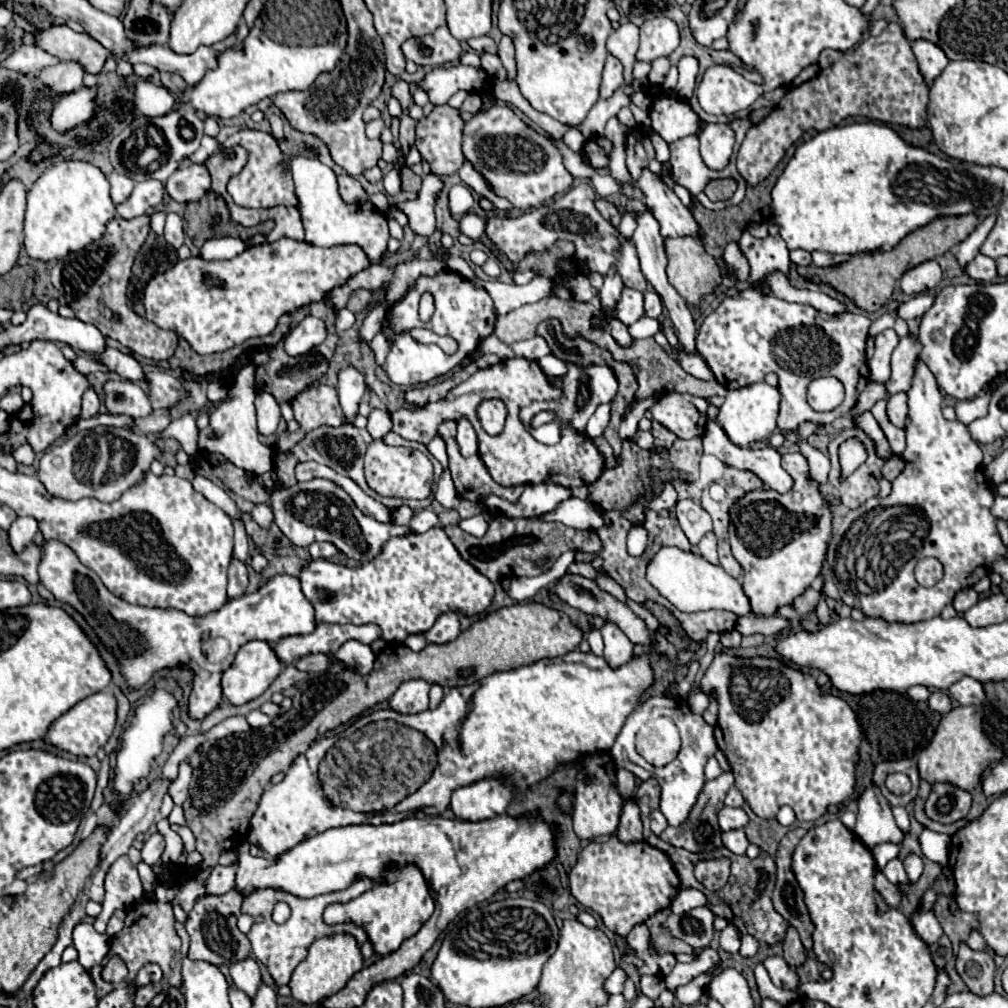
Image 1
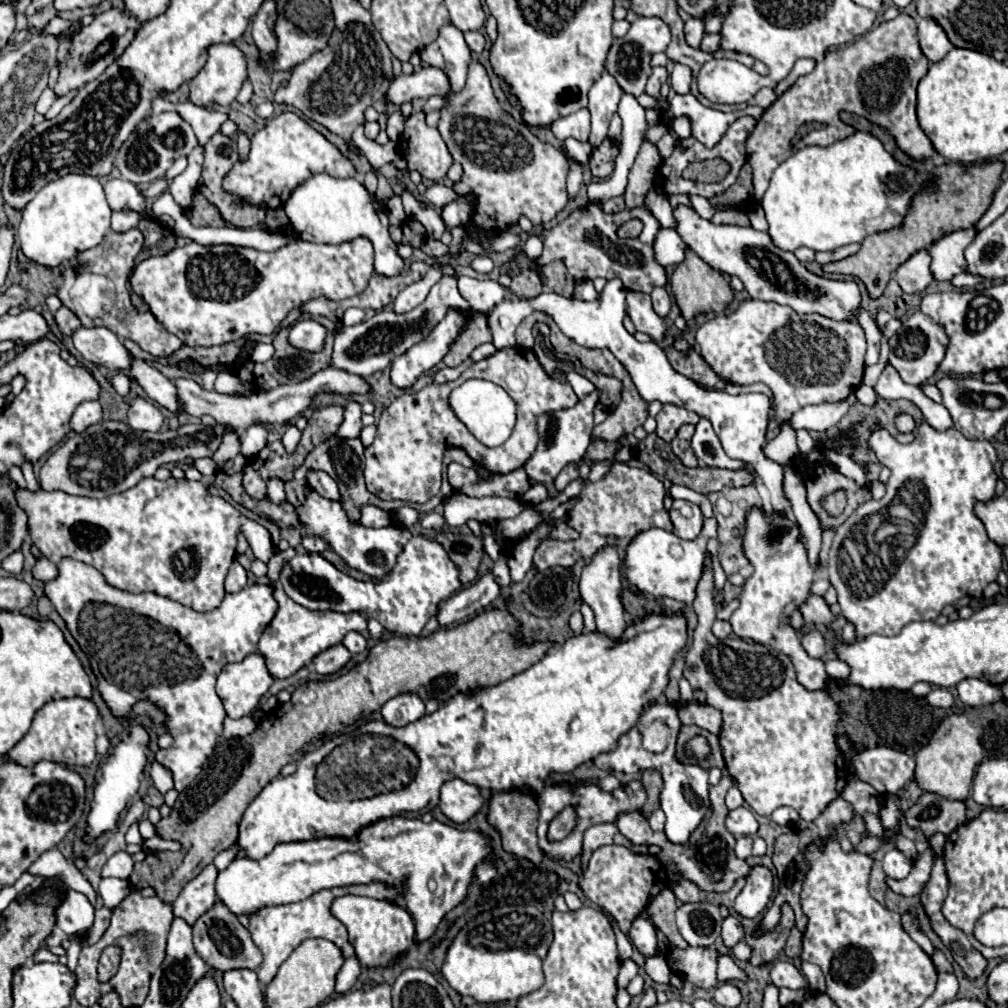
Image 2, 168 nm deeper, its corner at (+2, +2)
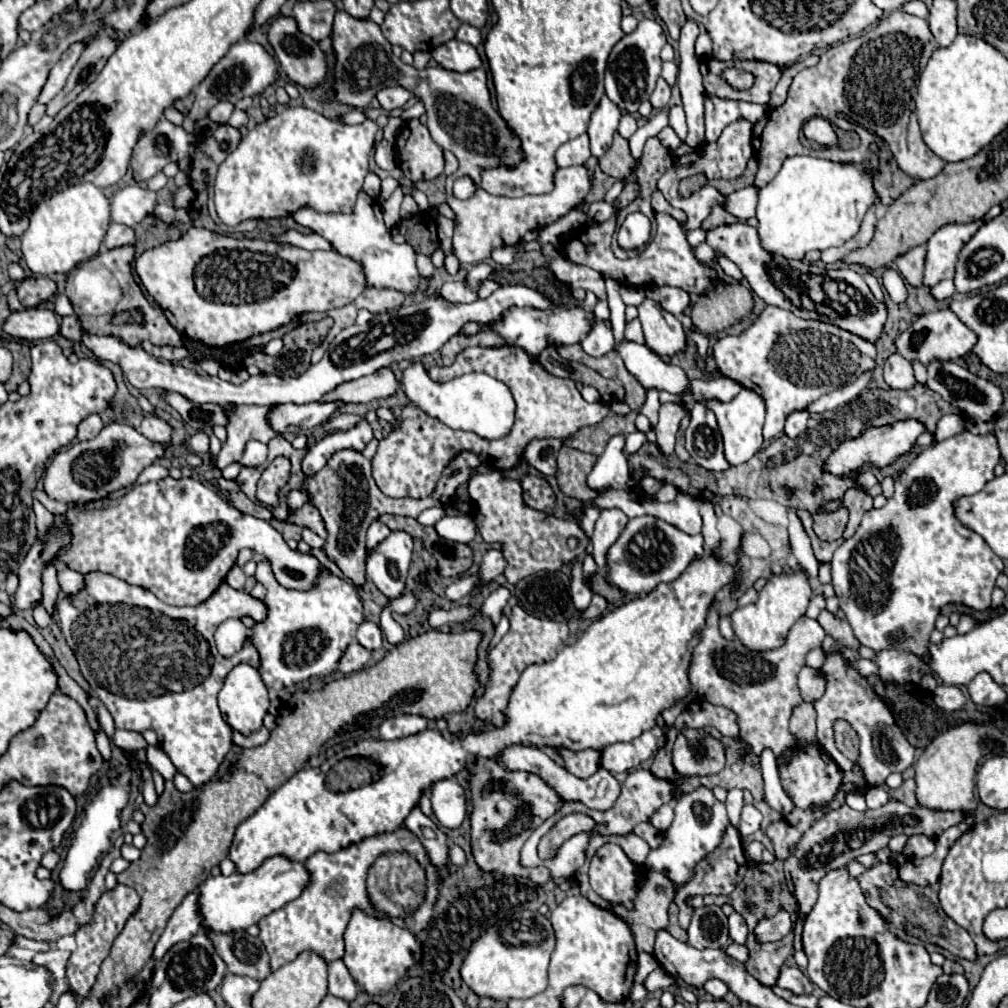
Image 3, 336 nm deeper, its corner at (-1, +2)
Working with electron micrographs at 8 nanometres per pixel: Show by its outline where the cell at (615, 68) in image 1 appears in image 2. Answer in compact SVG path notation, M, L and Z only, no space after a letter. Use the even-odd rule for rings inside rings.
M604 70L588 92L588 100L590 100L588 110L592 114L592 132L590 132L592 146L598 146L606 138L608 124L612 114L618 110L620 96L622 96L622 88L618 86L616 78L610 76L608 70Z

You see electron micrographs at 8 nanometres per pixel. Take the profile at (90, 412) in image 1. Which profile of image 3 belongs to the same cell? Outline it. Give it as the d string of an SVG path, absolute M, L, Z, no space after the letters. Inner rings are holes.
M91 414L85 422L81 422L77 438L79 440L91 440L91 438L95 438L101 432L101 428L103 428L103 422L101 422L99 414Z

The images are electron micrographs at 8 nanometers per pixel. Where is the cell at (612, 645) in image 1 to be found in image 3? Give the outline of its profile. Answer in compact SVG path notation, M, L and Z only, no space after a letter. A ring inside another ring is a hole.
M609 508L609 510L601 510L599 520L595 522L595 532L593 532L593 558L599 566L599 570L603 570L607 574L607 568L603 568L603 556L607 554L607 548L619 538L619 532L623 532L623 528L627 526L627 516L625 512L621 512L619 508Z

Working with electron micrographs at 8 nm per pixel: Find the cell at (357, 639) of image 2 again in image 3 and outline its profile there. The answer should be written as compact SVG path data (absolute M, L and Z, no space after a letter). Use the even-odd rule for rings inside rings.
M369 620L359 626L355 638L357 638L357 642L363 644L367 650L377 650L377 648L381 648L381 644L383 644L383 632L381 632L379 624L369 622Z

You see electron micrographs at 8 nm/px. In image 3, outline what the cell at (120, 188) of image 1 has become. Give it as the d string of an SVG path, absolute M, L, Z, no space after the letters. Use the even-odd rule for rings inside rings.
M125 186L117 190L113 196L111 220L133 228L145 216L153 214L153 208L155 208L155 192L139 186Z

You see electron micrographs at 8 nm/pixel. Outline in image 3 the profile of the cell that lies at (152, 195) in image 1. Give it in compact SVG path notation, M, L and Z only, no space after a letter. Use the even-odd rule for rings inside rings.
M115 222L109 224L107 236L105 236L105 246L109 250L119 248L119 246L131 246L133 242L135 242L135 234L131 228L127 228L123 224L115 224Z

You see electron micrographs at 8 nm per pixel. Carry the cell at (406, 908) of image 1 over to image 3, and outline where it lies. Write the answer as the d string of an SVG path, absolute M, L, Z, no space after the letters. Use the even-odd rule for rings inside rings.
M355 910L345 930L345 956L343 962L351 972L355 984L371 996L387 994L413 964L413 950L417 940L409 930L395 926L389 918L369 918L361 910Z

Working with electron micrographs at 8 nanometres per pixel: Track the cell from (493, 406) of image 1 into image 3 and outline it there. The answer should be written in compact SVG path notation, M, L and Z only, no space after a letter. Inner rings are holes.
M411 362L411 366L403 372L401 384L405 388L407 398L415 406L419 406L425 414L441 420L453 430L469 430L487 440L495 440L503 438L511 430L511 424L515 420L515 400L511 396L511 390L503 382L491 378L489 374L471 372L459 376L459 396L449 396L449 390L453 394L453 382L433 382L423 370L421 362Z

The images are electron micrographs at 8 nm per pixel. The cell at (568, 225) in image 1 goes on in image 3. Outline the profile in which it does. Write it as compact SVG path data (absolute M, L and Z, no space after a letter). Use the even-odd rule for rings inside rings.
M655 214L655 216L657 216L657 234L651 240L651 244L643 252L639 252L639 256L619 260L611 252L609 244L611 244L611 236L615 232L615 216L613 216L607 222L585 226L579 232L579 238L573 236L569 240L569 244L565 246L567 260L571 260L575 264L589 266L589 268L601 272L605 278L609 276L609 278L613 278L621 284L631 284L631 286L677 286L677 288L683 288L691 294L711 294L721 280L717 270L695 258L693 248L689 246L687 238L685 238L685 230L681 228L681 224L675 218L671 218L669 214Z

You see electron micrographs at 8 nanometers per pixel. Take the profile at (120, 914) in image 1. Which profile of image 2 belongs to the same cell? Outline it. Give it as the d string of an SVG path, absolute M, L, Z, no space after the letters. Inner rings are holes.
M108 908L96 910L94 926L92 926L92 932L88 934L88 944L96 944L102 938L102 934L106 932L106 928L110 924L110 916L112 916L112 910L108 910Z

